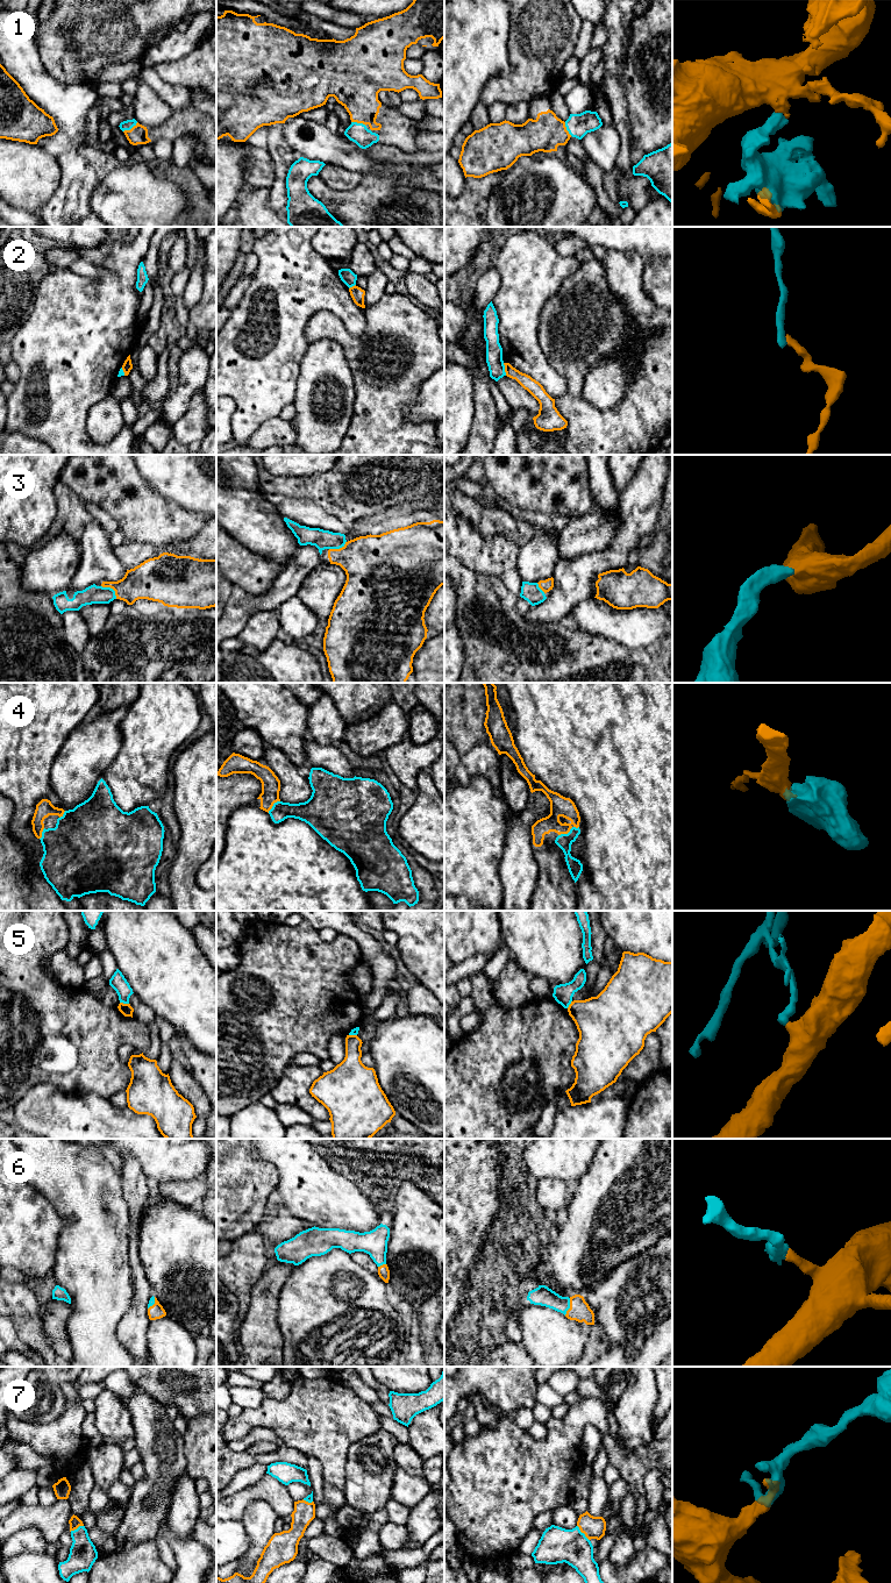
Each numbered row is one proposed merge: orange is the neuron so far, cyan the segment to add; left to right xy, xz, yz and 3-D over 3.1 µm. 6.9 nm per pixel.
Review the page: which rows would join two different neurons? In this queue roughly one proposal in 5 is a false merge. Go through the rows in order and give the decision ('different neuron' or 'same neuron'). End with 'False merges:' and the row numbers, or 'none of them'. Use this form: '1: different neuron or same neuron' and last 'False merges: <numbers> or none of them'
1: same neuron
2: different neuron
3: same neuron
4: same neuron
5: different neuron
6: same neuron
7: same neuron
False merges: 2, 5

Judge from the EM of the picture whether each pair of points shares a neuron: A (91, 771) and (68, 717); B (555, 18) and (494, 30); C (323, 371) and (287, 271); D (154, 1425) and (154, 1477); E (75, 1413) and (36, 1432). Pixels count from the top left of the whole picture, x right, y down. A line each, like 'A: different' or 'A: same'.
A: different
B: different
C: different
D: same
E: same

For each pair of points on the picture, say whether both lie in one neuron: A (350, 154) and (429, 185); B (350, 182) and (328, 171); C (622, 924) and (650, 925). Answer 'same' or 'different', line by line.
A: same
B: same
C: same

